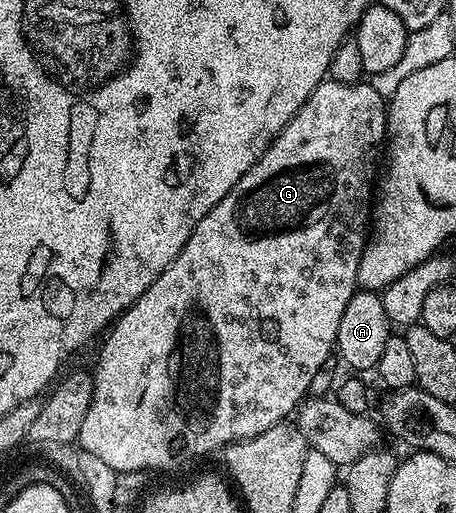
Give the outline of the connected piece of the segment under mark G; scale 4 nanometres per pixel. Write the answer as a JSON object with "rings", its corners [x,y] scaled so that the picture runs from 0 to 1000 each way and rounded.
{"rings":[[[728,156],[702,160],[691,172],[691,179],[682,179],[682,187],[664,203],[664,211],[656,211],[656,218],[647,218],[647,226],[636,238],[607,259],[607,271],[581,290],[577,304],[568,304],[568,312],[559,312],[559,320],[550,320],[550,327],[531,343],[524,359],[515,359],[515,366],[507,366],[507,374],[498,374],[498,382],[489,382],[489,390],[480,390],[480,398],[471,398],[471,405],[463,405],[463,413],[454,413],[454,421],[445,421],[445,429],[436,429],[436,437],[428,437],[410,476],[401,476],[393,499],[384,499],[379,513],[346,538],[340,554],[331,554],[331,561],[322,561],[322,569],[314,569],[314,577],[305,577],[305,585],[296,585],[296,593],[279,598],[268,608],[265,618],[246,630],[243,641],[228,653],[228,659],[232,659],[230,669],[221,674],[221,692],[213,698],[213,721],[206,719],[202,723],[204,770],[200,772],[200,795],[191,795],[191,811],[182,817],[182,834],[173,856],[178,877],[200,881],[200,889],[217,889],[217,897],[228,897],[246,916],[259,920],[371,916],[377,908],[397,908],[404,901],[419,899],[421,893],[441,893],[447,885],[471,883],[474,877],[476,883],[491,879],[493,871],[504,869],[509,862],[522,862],[550,850],[568,850],[568,842],[586,842],[586,834],[627,821],[649,801],[651,793],[669,782],[673,770],[684,762],[678,758],[684,756],[686,743],[695,737],[695,727],[711,717],[721,690],[726,698],[732,688],[739,671],[739,649],[743,647],[743,622],[752,618],[752,606],[761,600],[761,585],[770,585],[770,577],[783,571],[787,563],[783,554],[787,507],[800,489],[800,466],[814,441],[814,411],[822,392],[822,349],[831,339],[831,324],[827,331],[827,290],[833,285],[838,290],[840,279],[849,269],[846,185],[836,185],[822,170],[807,168],[805,160],[800,156],[789,160],[735,160]]]}

